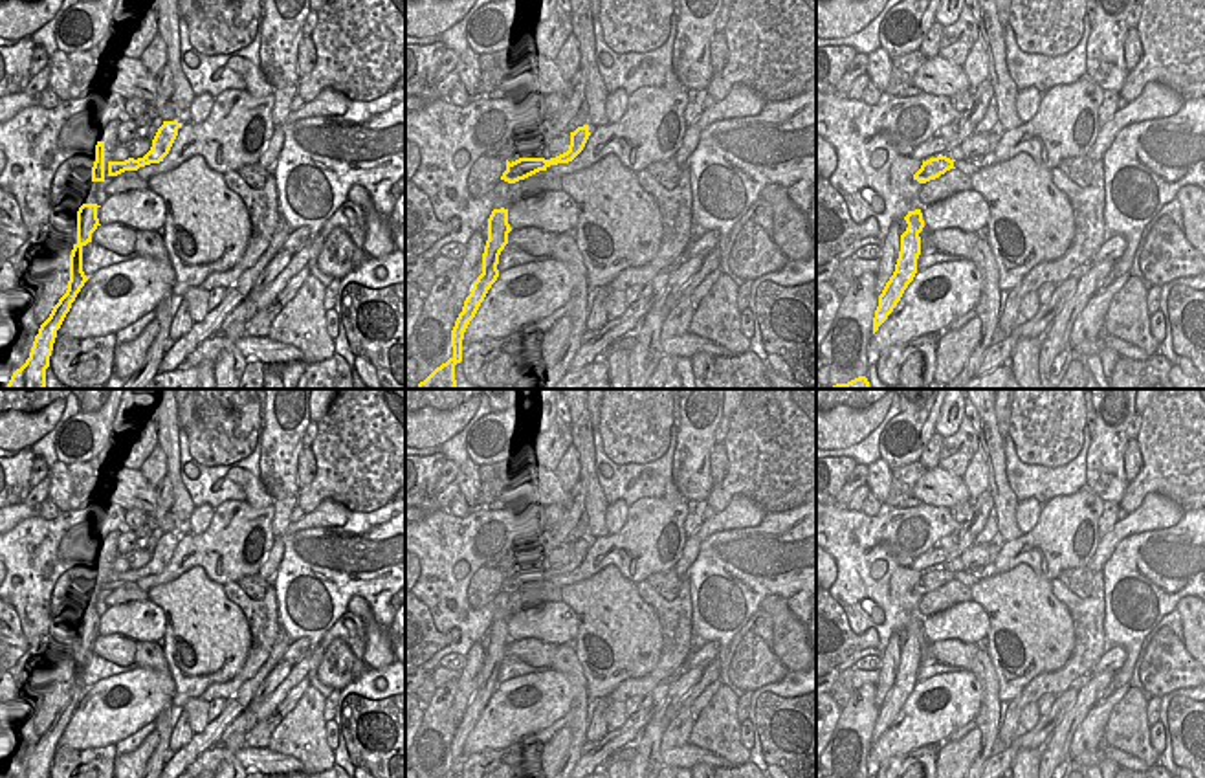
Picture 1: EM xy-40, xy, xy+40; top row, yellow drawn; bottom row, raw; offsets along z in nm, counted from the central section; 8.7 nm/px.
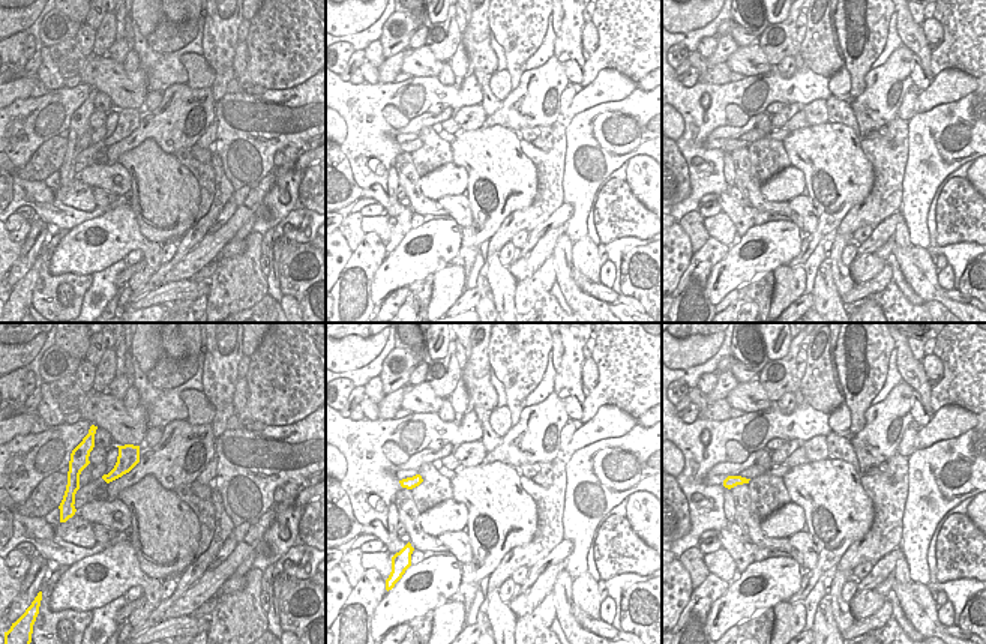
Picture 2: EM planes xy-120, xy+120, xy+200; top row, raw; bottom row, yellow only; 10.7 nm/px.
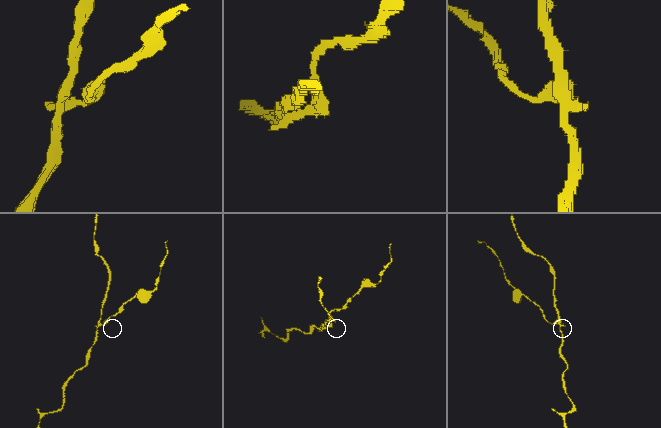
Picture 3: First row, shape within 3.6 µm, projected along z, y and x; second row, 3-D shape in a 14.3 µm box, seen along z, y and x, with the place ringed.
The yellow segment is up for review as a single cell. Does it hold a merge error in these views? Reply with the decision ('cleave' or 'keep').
cleave

